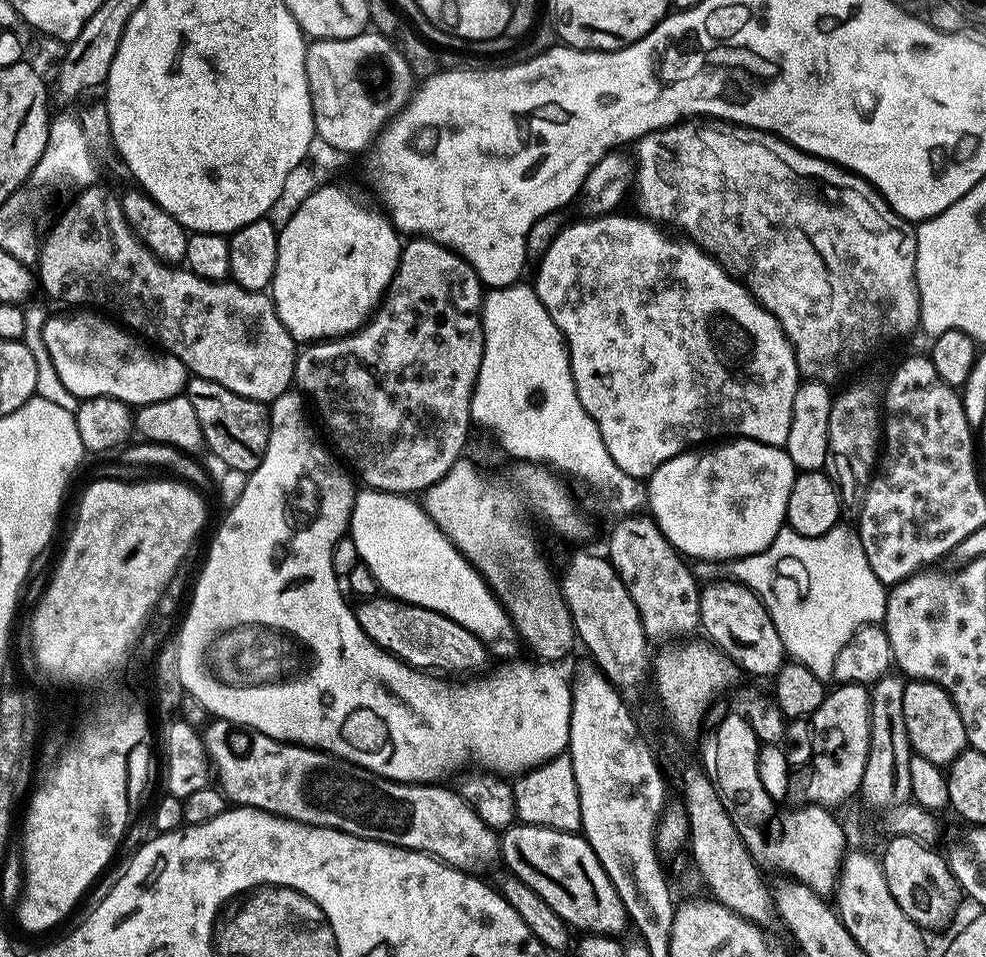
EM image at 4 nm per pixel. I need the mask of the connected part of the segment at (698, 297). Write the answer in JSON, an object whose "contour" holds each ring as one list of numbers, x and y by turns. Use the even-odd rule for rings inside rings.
{"contour":[[596,214,588,218,592,220,580,220,577,224,562,229,549,242,548,249,536,268,536,280,534,279,534,287,542,306,546,306,550,318,554,318,558,330,564,333,574,386,578,390,578,402,582,402,586,414,594,418,598,434,602,434,602,442,606,442,606,450,610,450,610,458,614,458,614,466,618,466,618,470,627,476,644,482,654,474,654,470,658,470,658,466,662,466,662,462,692,450,695,444,700,444,703,440,716,442,721,438,743,438,783,448,790,434,794,394,801,386,802,377,796,364,796,351,774,314,764,309,741,281,729,276,726,269,695,241,667,236,659,223,639,215,616,215,620,214]]}

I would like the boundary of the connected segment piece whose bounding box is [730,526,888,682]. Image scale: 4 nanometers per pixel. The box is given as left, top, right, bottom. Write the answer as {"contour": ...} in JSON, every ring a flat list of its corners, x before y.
{"contour":[[785,526,766,550,753,556,741,556,730,564,731,579,745,584,766,606,778,630,778,638,782,638,785,653,825,682,834,677,834,662,842,646,850,642,855,632,879,625,888,601,886,585,876,577,874,570,870,570,870,562,866,562,859,531,855,527,844,527,834,527,821,536,803,536]]}

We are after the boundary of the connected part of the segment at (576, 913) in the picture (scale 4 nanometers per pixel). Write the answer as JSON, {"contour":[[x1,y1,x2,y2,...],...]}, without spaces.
{"contour":[[519,822,513,823,512,827,503,829,502,835,499,837,498,840,498,856,499,859,504,859,504,864,509,873,511,875,517,876,518,878,522,878,522,882,526,882,526,886,530,886,530,890,534,890,534,894,538,894,538,898,542,898,542,902,547,902,547,904,550,906,550,910,554,910,554,914,558,914,558,918,562,918,564,921,568,923,569,929,576,930,576,928,584,928,580,930,587,930,589,933,592,934,620,934,616,932,620,932,626,925,629,923,628,918,628,911,624,909,622,906,622,898,618,898,618,890,614,890,614,882,610,882,610,878,606,874,606,870,602,870,602,862,598,862,598,854,594,854,594,850,591,848,591,846,588,844,587,840,584,839,583,835,574,833,574,832,563,832,562,830,554,830,553,828,543,828,542,826,534,826,533,824,521,824]]}

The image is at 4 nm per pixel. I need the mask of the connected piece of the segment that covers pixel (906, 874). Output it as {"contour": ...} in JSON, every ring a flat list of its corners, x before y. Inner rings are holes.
{"contour":[[891,837,884,848,882,863,886,874,886,886,894,894,894,902,919,924,921,929,940,928,952,920,956,907,962,901,962,889,954,874,948,869,947,859,935,852,935,847,918,842,914,838]]}

